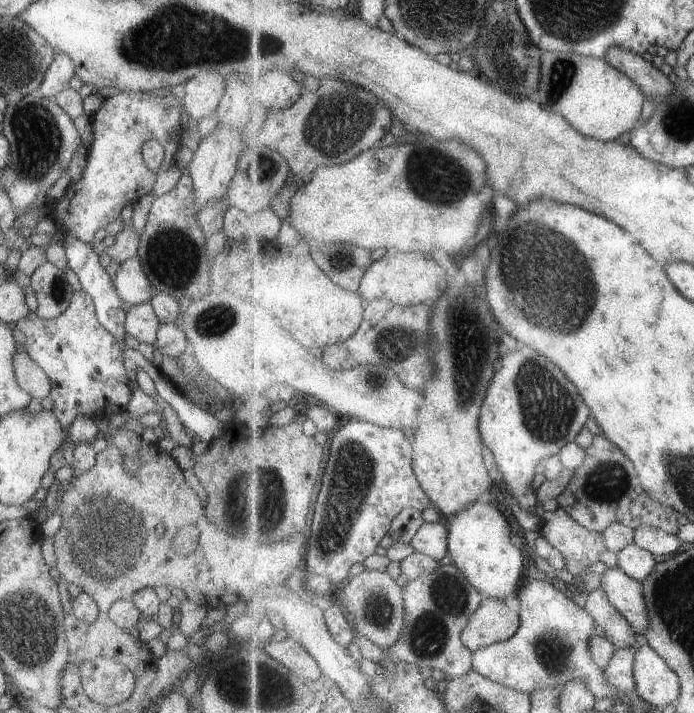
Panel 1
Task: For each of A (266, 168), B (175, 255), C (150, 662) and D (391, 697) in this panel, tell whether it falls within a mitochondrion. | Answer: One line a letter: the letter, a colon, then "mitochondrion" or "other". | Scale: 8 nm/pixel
A: mitochondrion
B: mitochondrion
C: other
D: other

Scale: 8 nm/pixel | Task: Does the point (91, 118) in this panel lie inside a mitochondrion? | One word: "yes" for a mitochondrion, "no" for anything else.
no

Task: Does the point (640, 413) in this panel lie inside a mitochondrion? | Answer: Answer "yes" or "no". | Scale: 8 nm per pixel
no

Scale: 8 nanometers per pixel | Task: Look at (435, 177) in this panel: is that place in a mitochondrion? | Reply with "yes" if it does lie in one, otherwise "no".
yes

